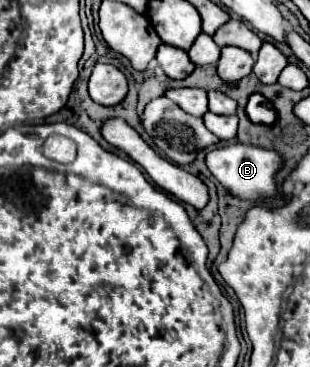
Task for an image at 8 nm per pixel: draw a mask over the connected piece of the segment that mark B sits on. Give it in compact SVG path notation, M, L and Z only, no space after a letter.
M228 145L214 149L206 155L208 169L226 189L230 189L230 193L234 193L240 199L252 199L252 201L276 193L274 175L280 169L280 163L282 159L278 157L276 151L266 151L250 145Z

